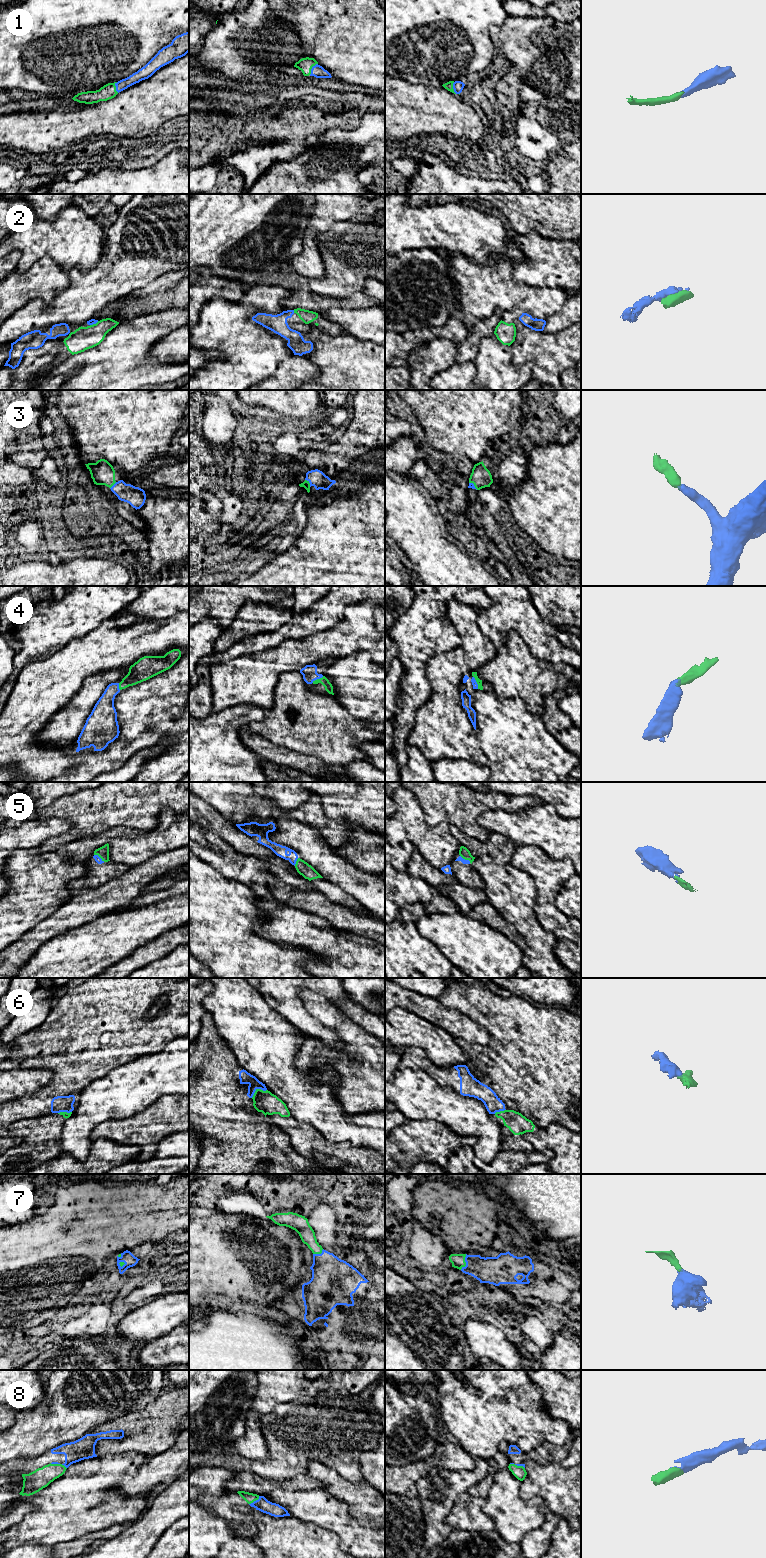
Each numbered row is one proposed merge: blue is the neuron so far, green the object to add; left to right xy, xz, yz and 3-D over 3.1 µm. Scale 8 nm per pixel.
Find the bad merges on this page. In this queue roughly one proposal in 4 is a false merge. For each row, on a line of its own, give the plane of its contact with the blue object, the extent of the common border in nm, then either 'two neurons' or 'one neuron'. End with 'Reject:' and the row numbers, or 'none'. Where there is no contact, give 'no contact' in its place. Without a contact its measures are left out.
1: meets blue in xz; contact 120 nm long; one neuron
2: meets blue in xz; contact 30 nm long; one neuron
3: meets blue in xz; contact 80 nm long; one neuron
4: meets blue in xz; contact 110 nm long; one neuron
5: meets blue in xz; contact 70 nm long; one neuron
6: meets blue in xz; contact 140 nm long; two neurons
7: meets blue in yz; contact 140 nm long; one neuron
8: meets blue in xz; contact 110 nm long; one neuron
Reject: 6

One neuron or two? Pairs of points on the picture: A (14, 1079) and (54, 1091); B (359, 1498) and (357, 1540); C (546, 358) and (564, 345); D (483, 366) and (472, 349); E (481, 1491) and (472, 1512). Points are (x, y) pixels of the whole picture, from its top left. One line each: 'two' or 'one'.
A: two
B: two
C: one
D: two
E: two

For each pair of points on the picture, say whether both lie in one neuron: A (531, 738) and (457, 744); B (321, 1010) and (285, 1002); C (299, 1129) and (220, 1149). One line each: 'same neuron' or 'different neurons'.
A: different neurons
B: different neurons
C: different neurons

